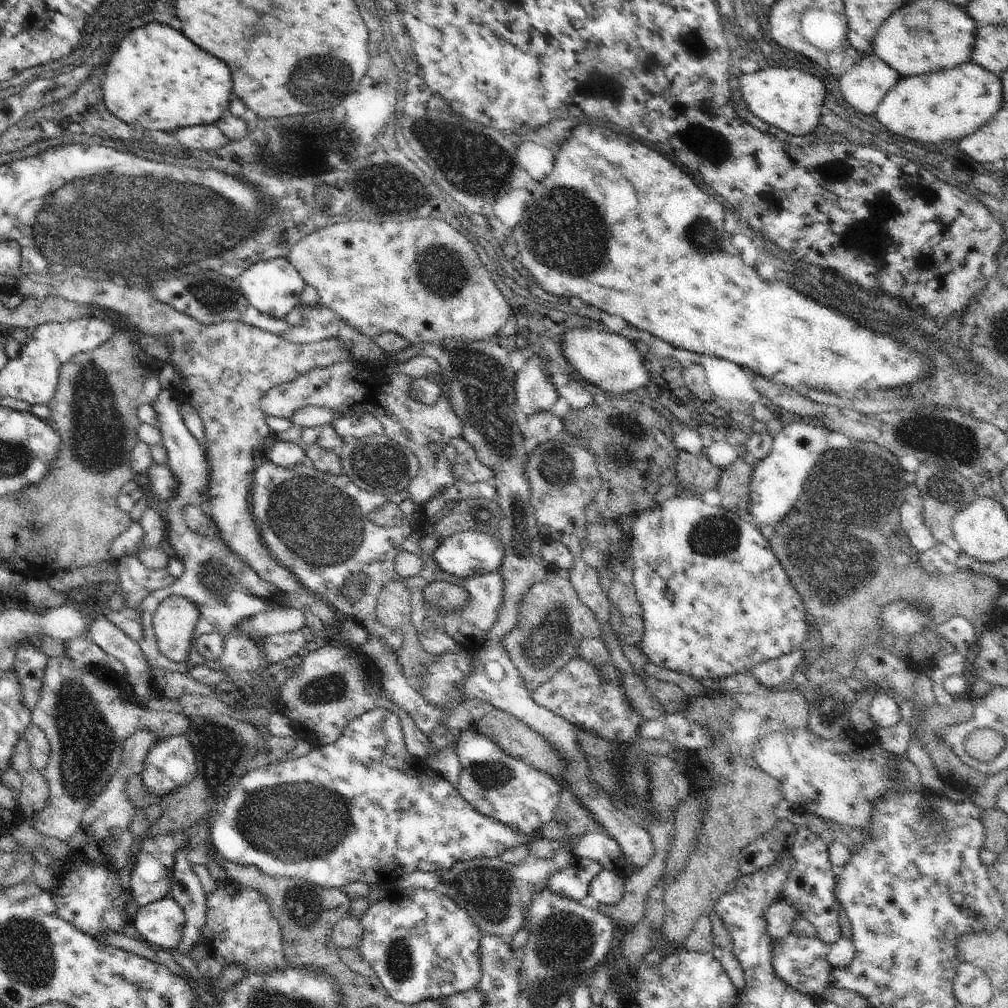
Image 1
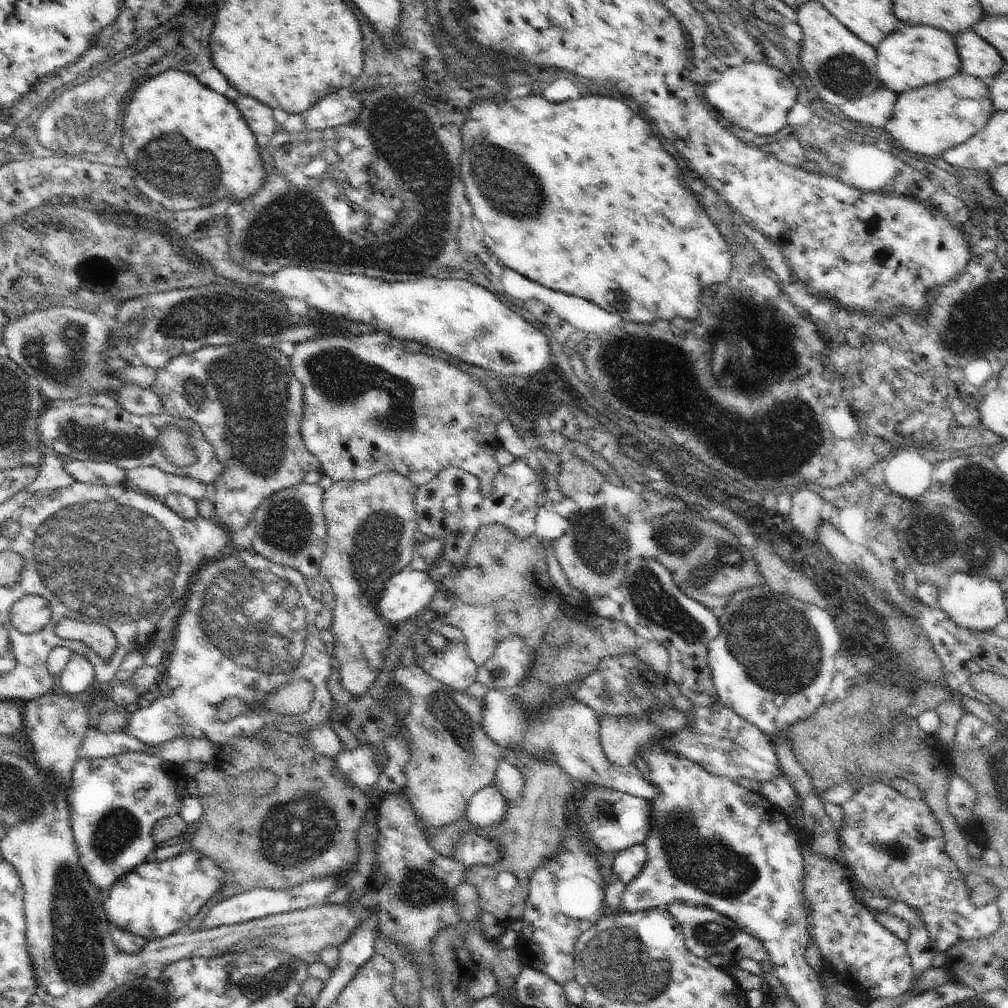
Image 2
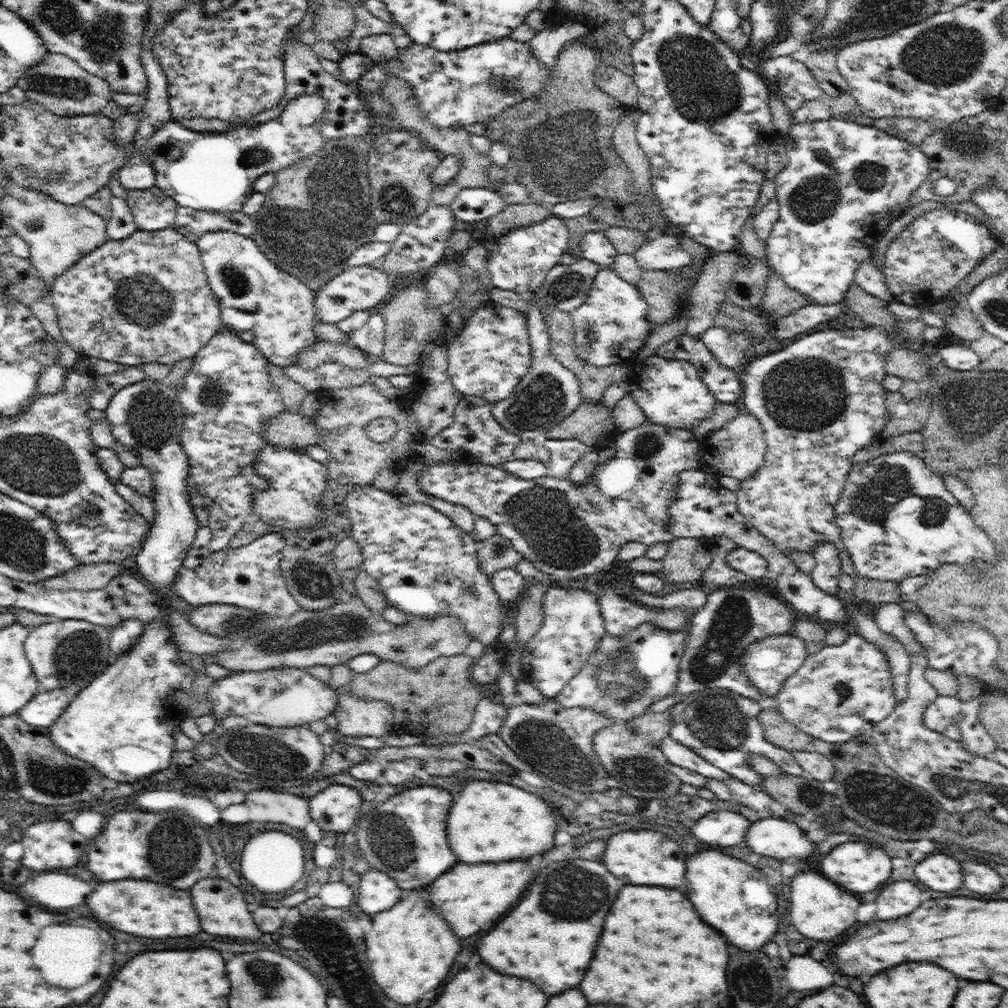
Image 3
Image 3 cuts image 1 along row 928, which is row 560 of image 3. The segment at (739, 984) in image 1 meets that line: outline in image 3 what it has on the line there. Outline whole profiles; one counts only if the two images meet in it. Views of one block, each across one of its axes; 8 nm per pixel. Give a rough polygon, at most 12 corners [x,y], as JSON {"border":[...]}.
{"border":[[726,537],[712,540],[712,562],[702,582],[724,587],[748,584],[726,555],[739,546]]}

